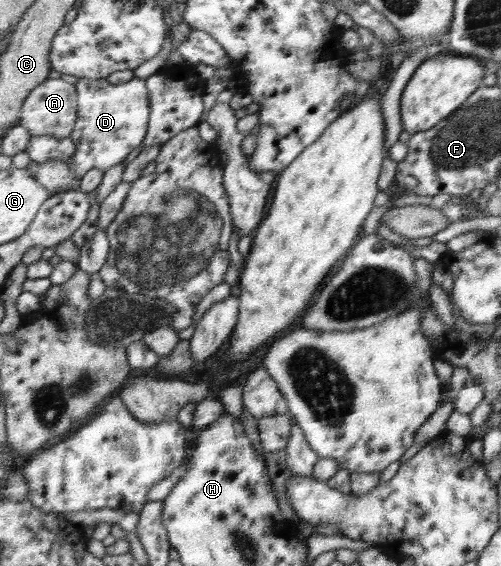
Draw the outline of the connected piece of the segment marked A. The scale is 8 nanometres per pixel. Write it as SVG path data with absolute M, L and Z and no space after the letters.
M47 78L31 92L21 113L21 123L27 126L35 136L53 136L59 139L70 137L77 116L77 92L74 84L61 78Z

